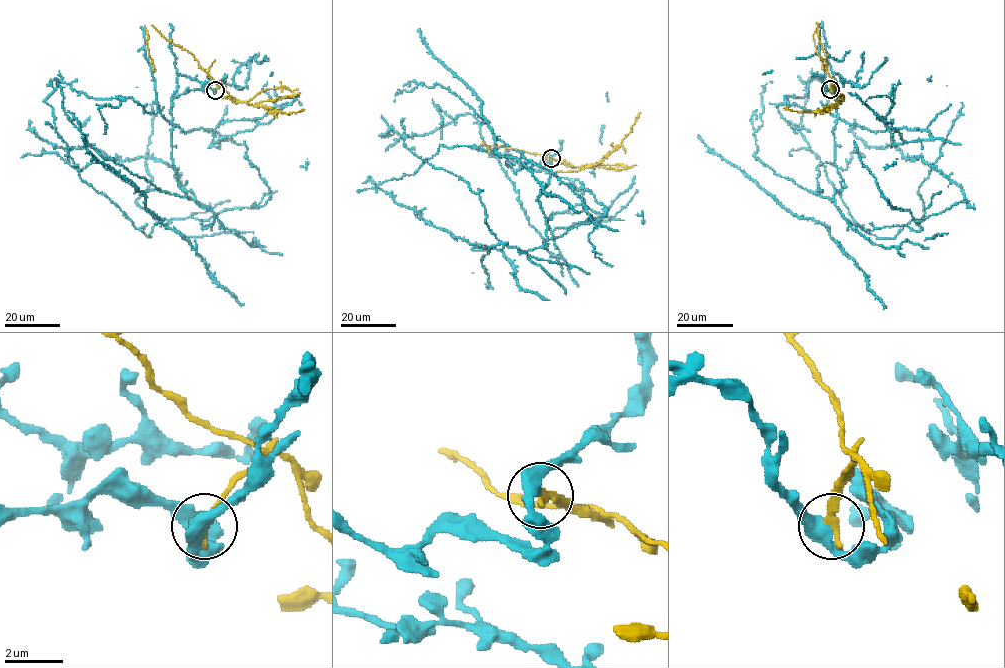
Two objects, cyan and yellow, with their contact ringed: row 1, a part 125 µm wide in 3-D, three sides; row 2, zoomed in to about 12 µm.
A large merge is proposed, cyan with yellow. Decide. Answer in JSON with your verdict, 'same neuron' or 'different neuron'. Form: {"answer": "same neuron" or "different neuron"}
{"answer": "different neuron"}

